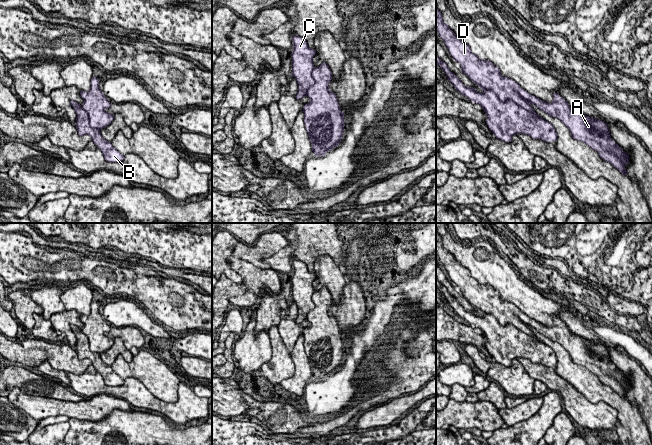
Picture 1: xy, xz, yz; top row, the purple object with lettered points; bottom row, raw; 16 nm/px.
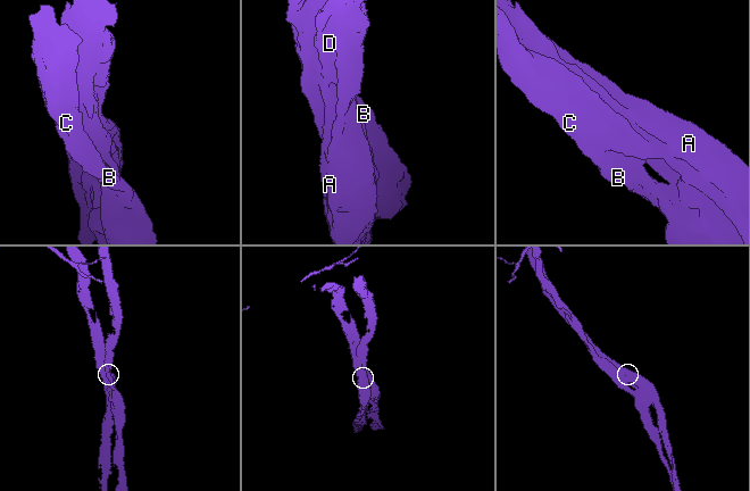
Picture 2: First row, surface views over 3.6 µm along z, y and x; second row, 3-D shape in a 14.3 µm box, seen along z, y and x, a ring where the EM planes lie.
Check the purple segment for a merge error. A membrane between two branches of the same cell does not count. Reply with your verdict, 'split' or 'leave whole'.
split

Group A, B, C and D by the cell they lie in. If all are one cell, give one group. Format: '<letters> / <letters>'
A D / B C

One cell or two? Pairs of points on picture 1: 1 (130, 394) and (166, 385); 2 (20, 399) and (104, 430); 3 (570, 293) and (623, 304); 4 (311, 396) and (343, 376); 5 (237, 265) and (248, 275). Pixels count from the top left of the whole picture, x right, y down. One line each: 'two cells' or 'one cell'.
1: two cells
2: two cells
3: two cells
4: one cell
5: one cell

